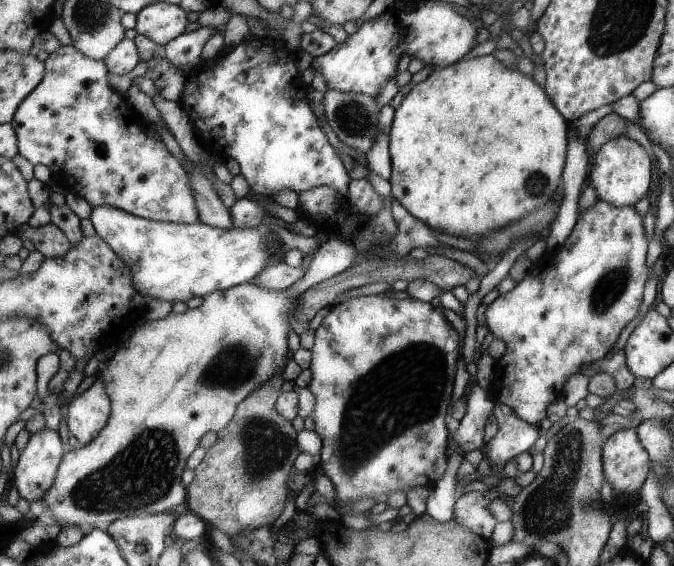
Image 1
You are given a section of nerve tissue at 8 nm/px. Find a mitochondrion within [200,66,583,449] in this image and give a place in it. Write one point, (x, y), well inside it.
(351, 117)

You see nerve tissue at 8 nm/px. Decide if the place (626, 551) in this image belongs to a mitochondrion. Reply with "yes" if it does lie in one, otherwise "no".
no

